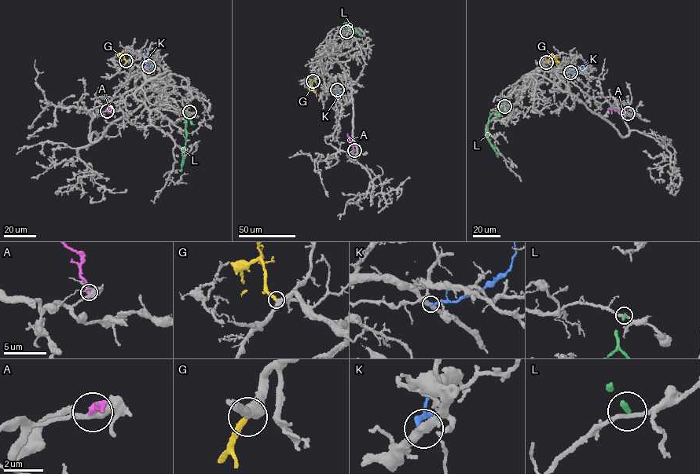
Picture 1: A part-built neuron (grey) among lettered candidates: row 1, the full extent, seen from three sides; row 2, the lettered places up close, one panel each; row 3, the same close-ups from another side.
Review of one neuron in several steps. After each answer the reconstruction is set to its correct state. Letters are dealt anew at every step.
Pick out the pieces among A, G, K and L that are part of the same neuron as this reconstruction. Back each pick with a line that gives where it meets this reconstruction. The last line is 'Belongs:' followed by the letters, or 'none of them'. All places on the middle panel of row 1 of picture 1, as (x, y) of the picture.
G: contact (313, 81)
Belongs: G

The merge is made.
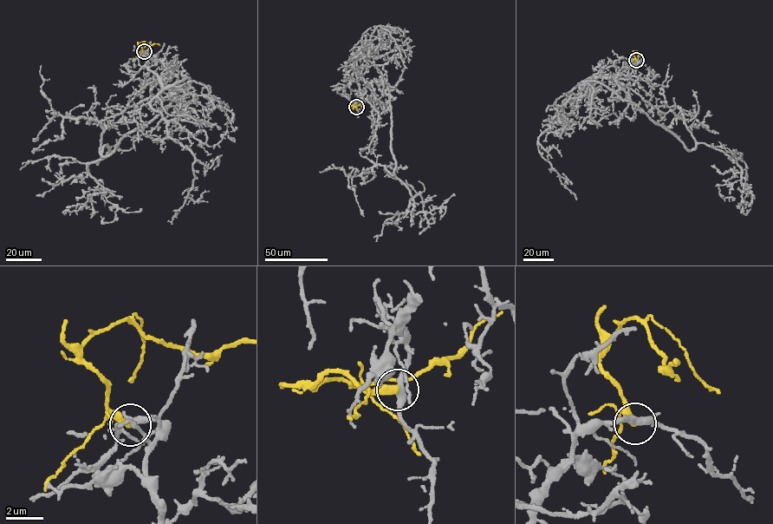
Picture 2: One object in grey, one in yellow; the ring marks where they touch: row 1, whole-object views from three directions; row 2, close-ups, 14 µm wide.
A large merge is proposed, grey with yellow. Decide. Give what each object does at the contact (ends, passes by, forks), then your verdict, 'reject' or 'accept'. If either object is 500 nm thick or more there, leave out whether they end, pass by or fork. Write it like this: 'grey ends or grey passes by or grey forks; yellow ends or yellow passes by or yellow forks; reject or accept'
grey forks; yellow ends; reject

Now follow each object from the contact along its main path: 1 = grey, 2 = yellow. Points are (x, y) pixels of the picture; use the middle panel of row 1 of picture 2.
1: (356, 107), (358, 83), (379, 114), (376, 164), (403, 183), (414, 214), (422, 198), (413, 198), (412, 220)
2: (356, 107), (350, 106), (357, 106), (363, 101)

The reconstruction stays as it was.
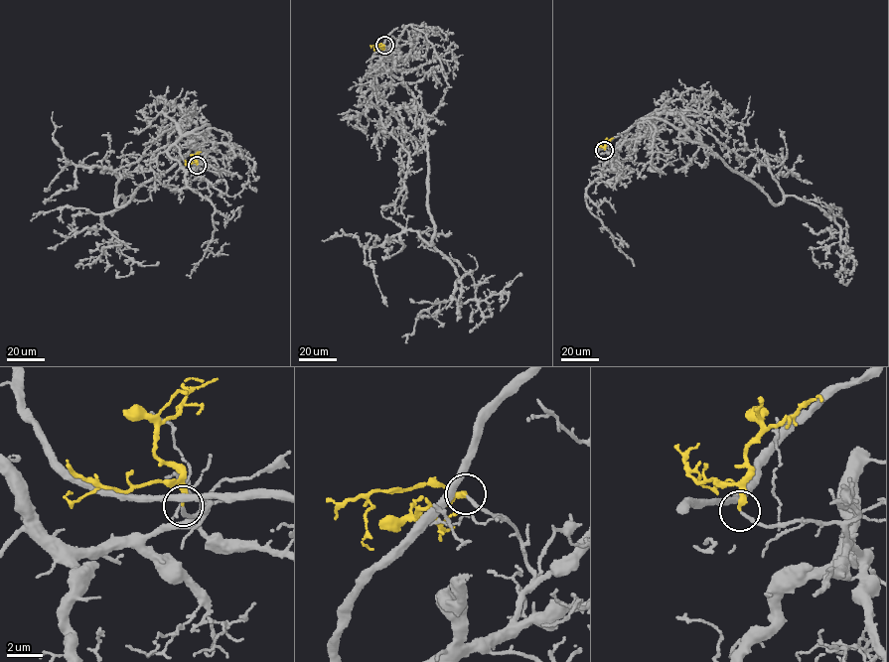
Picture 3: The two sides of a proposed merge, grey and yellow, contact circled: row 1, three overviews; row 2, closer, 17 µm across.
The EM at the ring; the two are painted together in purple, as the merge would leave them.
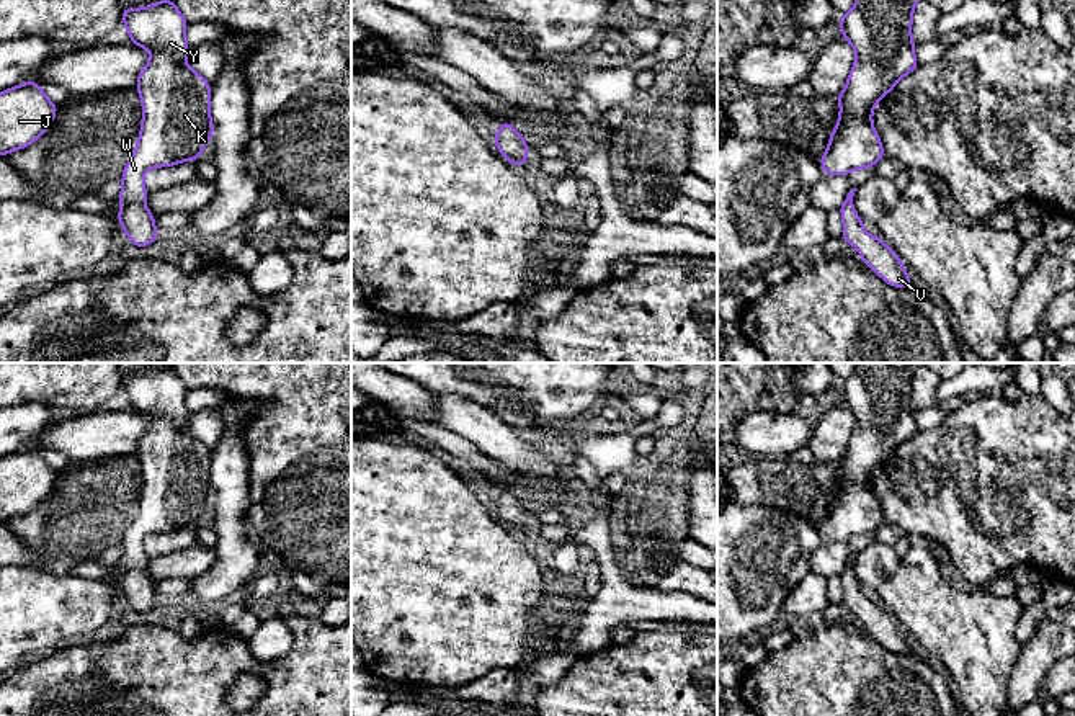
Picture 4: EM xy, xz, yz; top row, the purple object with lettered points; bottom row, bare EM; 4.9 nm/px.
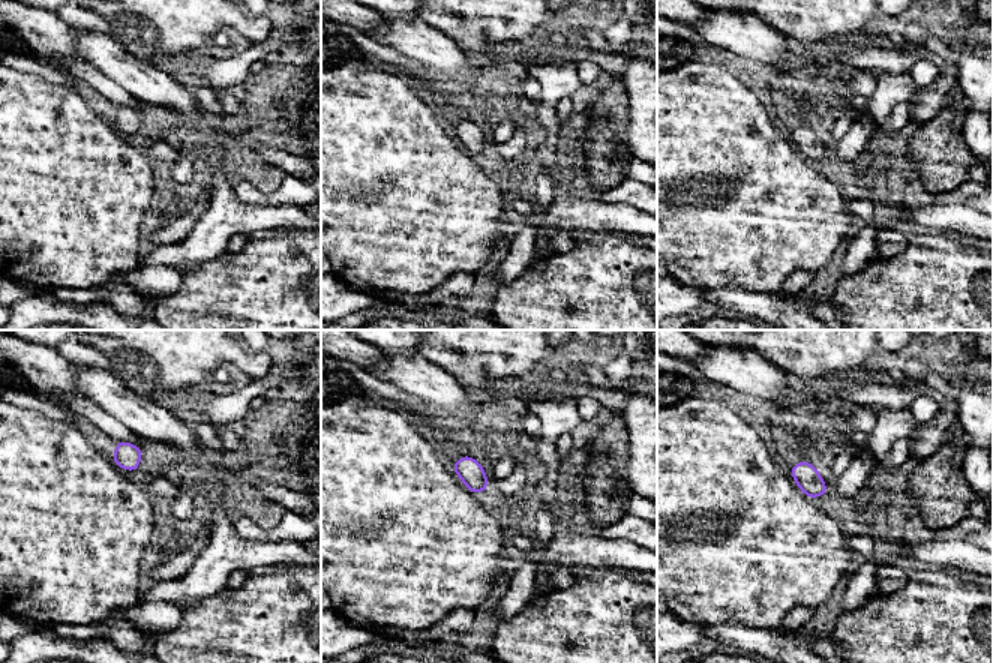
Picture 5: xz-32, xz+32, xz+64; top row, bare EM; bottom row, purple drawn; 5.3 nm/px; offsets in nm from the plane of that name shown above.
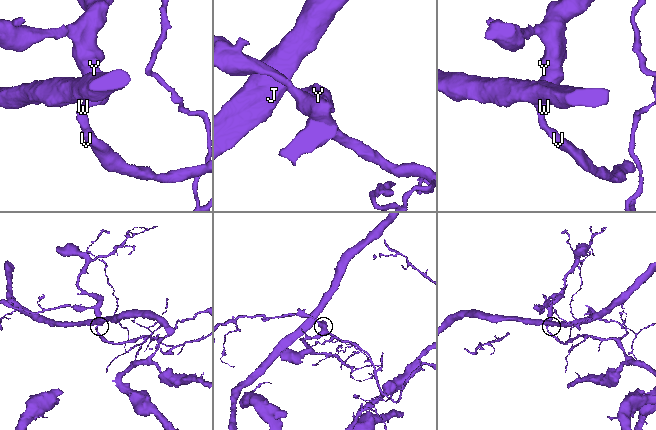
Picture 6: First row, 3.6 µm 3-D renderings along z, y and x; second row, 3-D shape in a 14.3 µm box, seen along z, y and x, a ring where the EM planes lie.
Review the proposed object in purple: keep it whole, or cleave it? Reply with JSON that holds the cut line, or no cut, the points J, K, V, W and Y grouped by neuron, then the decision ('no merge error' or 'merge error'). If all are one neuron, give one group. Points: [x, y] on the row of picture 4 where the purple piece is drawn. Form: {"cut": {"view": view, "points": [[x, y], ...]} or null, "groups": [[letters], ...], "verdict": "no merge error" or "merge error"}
{"cut": null, "groups": [["J", "K", "V", "W", "Y"]], "verdict": "no merge error"}

